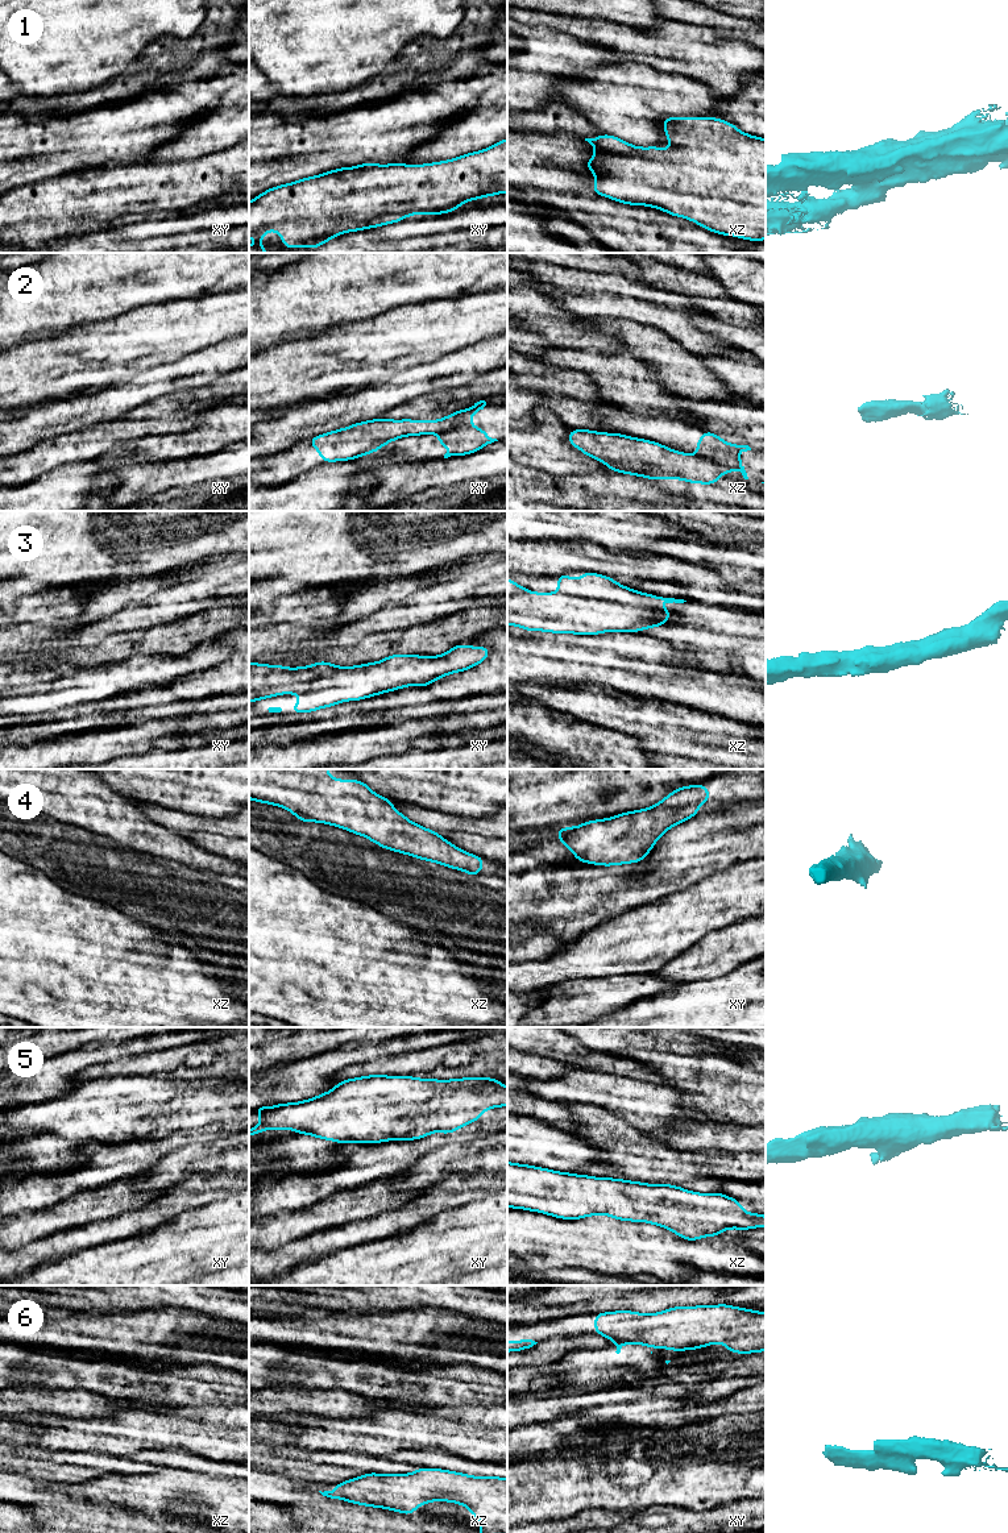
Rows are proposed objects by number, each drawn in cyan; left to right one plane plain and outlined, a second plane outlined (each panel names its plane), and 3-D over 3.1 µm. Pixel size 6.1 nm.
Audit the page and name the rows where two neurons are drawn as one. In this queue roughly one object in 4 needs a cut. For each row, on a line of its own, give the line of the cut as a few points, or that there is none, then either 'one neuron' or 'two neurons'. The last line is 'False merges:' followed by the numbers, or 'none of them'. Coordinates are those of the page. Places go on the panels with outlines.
1: no cut; one neuron
2: cut in xz along (696, 455), (716, 461), (724, 472); two neurons
3: no cut; one neuron
4: no cut; one neuron
5: no cut; one neuron
6: no cut; one neuron
False merges: 2

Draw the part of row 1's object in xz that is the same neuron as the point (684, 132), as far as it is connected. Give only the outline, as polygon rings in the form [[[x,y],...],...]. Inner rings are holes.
[[[665,117],[660,121],[672,145],[671,150],[634,146],[610,134],[585,138],[597,150],[585,162],[585,167],[596,175],[590,191],[618,203],[658,208],[717,234],[748,241],[766,240],[766,138],[743,133],[734,124],[718,117]]]

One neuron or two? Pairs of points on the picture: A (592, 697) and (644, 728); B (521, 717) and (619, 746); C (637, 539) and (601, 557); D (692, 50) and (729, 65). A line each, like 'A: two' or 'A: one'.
A: one
B: one
C: two
D: one

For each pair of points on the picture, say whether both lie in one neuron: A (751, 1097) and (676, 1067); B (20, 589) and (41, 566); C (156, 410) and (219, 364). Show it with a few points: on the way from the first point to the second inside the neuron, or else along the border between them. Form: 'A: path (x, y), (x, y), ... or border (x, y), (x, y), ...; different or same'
A: path (733, 1093), (716, 1084), (697, 1084), (695, 1081); same
B: border (13, 581), (30, 580), (54, 584); different
C: border (214, 378), (208, 385), (200, 387), (164, 394); different

